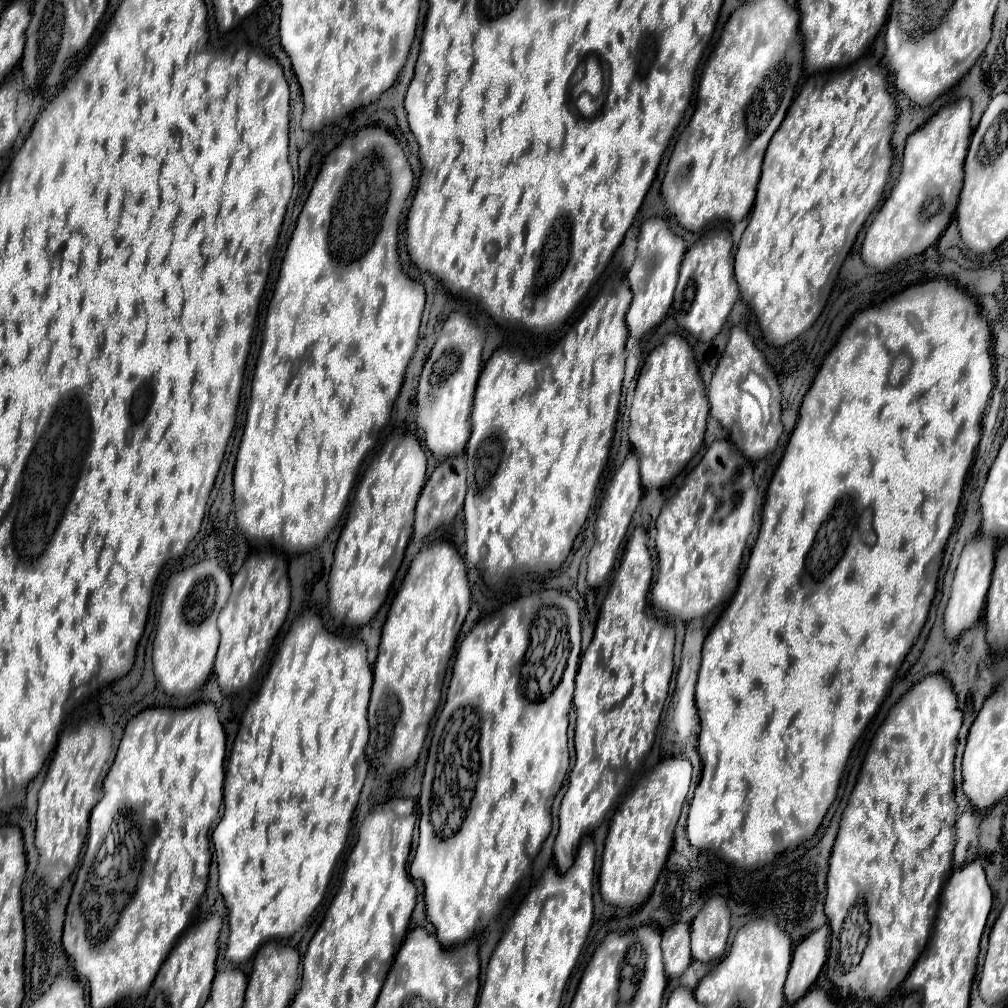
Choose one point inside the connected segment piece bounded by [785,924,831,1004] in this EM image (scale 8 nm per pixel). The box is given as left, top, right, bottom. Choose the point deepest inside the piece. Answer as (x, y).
(808, 959)

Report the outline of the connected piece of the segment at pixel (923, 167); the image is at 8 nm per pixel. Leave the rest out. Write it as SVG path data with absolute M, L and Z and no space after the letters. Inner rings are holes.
M963 98L955 104L943 106L935 116L931 116L931 120L927 124L923 124L919 130L915 130L907 138L899 180L893 186L889 198L883 202L881 210L877 212L875 220L871 222L871 226L867 228L867 234L865 234L861 256L863 256L863 262L867 266L873 266L877 270L887 270L893 264L897 264L899 260L905 260L909 256L925 252L943 234L943 230L947 228L947 224L949 224L949 220L951 220L951 216L957 208L959 192L961 192L961 186L963 186L963 162L965 162L967 146L969 146L969 140L971 140L971 122L969 120L971 120L971 102L967 98ZM931 200L939 200L939 210L931 216L925 216L923 214L925 206Z

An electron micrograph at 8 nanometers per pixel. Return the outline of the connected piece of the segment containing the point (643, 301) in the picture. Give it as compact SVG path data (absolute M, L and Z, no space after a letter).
M649 218L643 222L637 242L637 258L627 274L633 302L627 312L627 328L629 334L641 338L645 332L655 328L667 314L673 302L673 290L679 278L679 266L685 254L685 242L675 236L663 218Z

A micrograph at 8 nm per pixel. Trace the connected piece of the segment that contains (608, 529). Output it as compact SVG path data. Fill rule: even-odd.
M633 452L627 454L627 458L623 460L623 464L619 466L619 470L613 474L605 496L601 500L599 512L597 512L597 522L595 522L595 544L589 552L589 568L587 568L587 582L593 588L599 588L605 578L611 574L613 566L615 566L615 558L617 558L617 550L621 546L621 540L627 534L631 516L639 504L643 496L643 488L641 488L641 480L639 480L639 460Z

